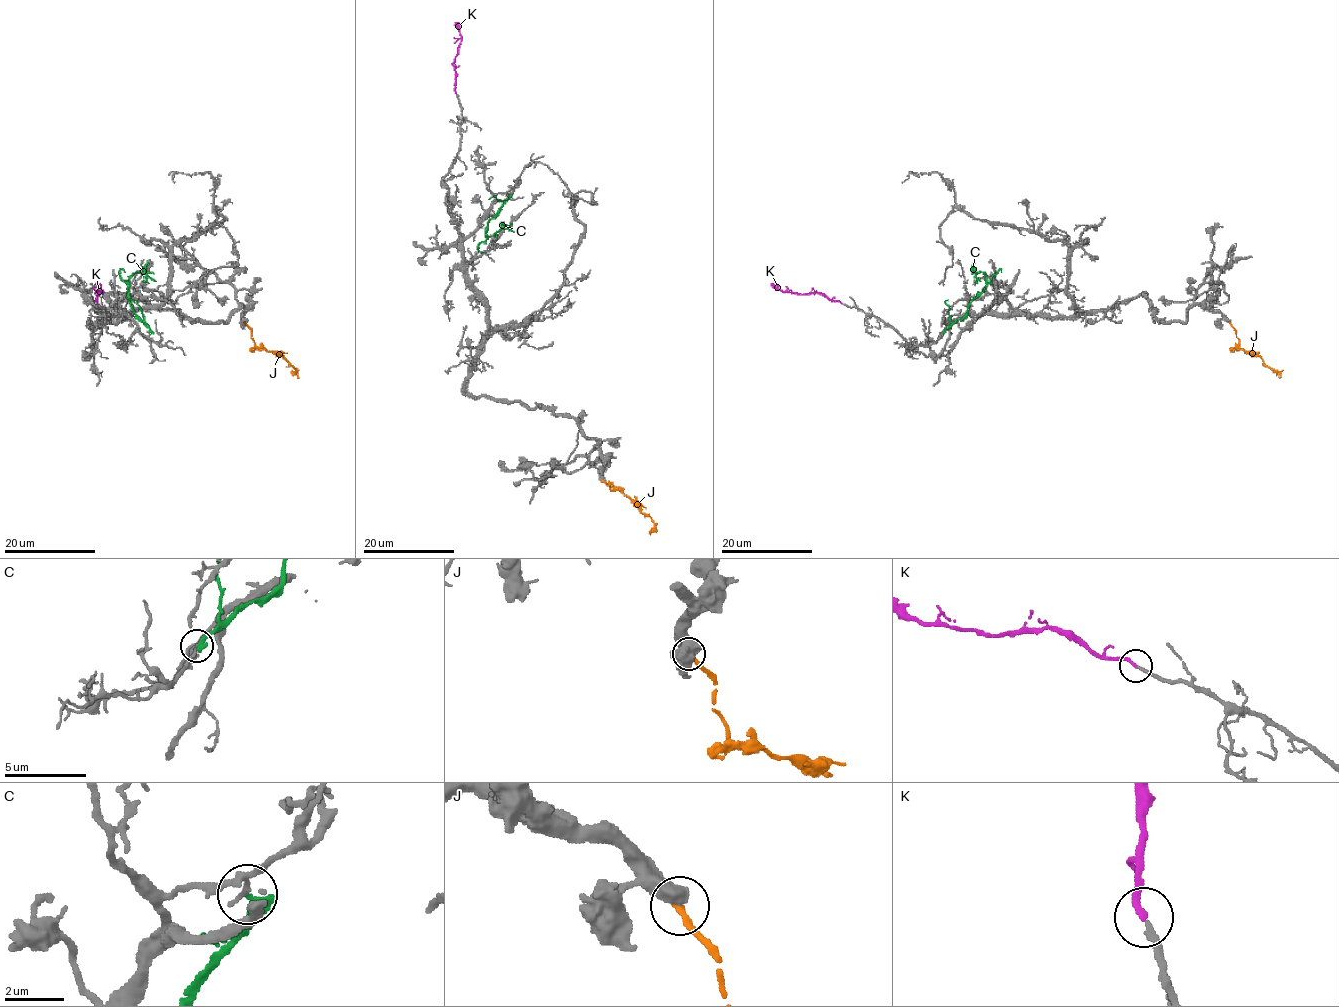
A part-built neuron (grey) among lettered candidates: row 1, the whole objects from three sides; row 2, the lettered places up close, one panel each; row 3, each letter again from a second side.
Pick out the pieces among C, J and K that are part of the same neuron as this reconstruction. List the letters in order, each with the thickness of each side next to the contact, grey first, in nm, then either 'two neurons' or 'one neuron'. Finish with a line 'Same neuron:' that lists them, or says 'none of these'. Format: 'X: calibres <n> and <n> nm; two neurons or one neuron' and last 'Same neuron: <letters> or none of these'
C: calibres 170 and 360 nm; two neurons
J: calibres 550 and 240 nm; two neurons
K: calibres 200 and 220 nm; one neuron
Same neuron: K

